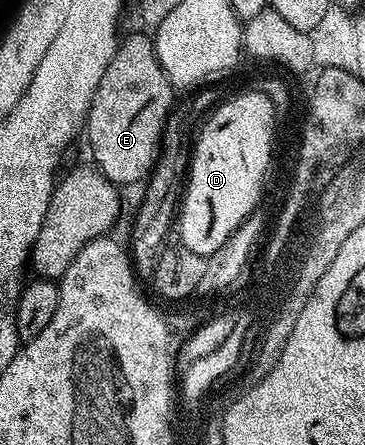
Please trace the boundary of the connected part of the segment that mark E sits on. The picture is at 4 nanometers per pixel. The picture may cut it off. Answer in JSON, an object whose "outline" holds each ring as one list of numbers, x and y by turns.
{"outline":[[132,34,125,42,123,39,94,92,86,119,91,161,117,188,143,183,152,173,160,153,164,125,174,106,172,94,174,87,158,60,155,41,144,34]]}

